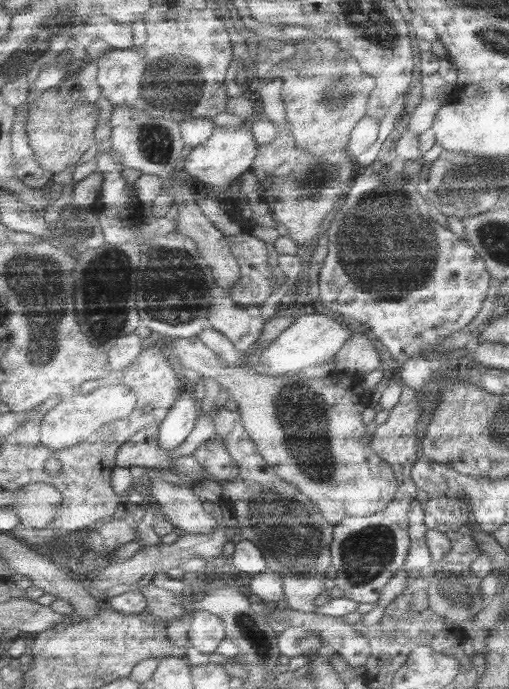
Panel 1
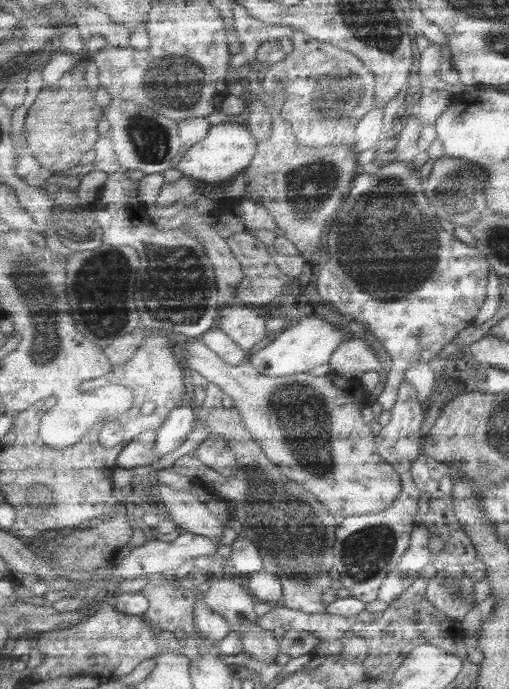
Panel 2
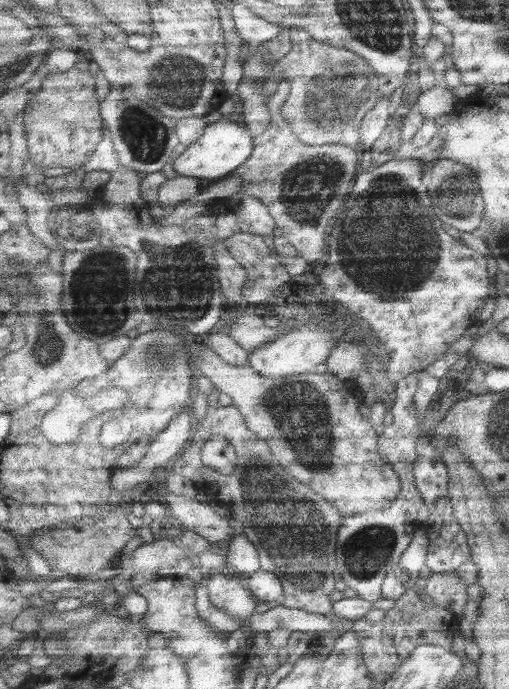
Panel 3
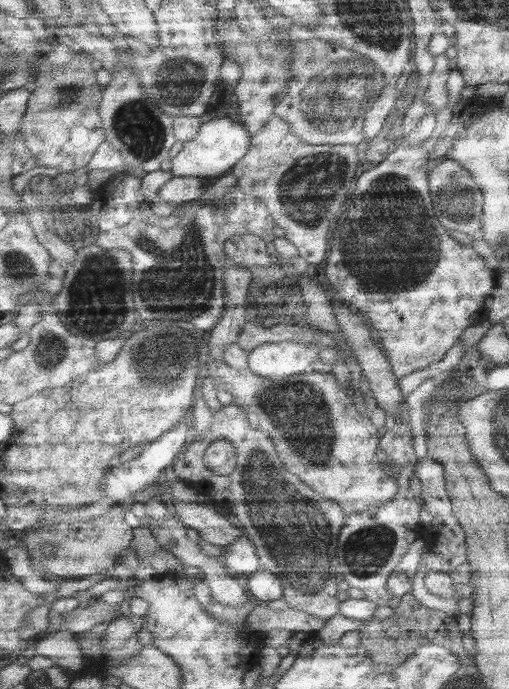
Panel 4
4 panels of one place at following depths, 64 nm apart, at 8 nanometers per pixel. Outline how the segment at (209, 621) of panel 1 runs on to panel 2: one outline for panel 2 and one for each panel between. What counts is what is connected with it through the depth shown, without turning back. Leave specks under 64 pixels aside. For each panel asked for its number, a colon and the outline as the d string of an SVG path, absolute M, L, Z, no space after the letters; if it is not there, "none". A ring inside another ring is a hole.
2: M199 592L197 602L193 606L193 614L195 614L197 628L201 628L201 636L205 636L209 644L219 644L223 638L229 636L229 632L233 632L231 624L205 604L205 592L203 594Z

